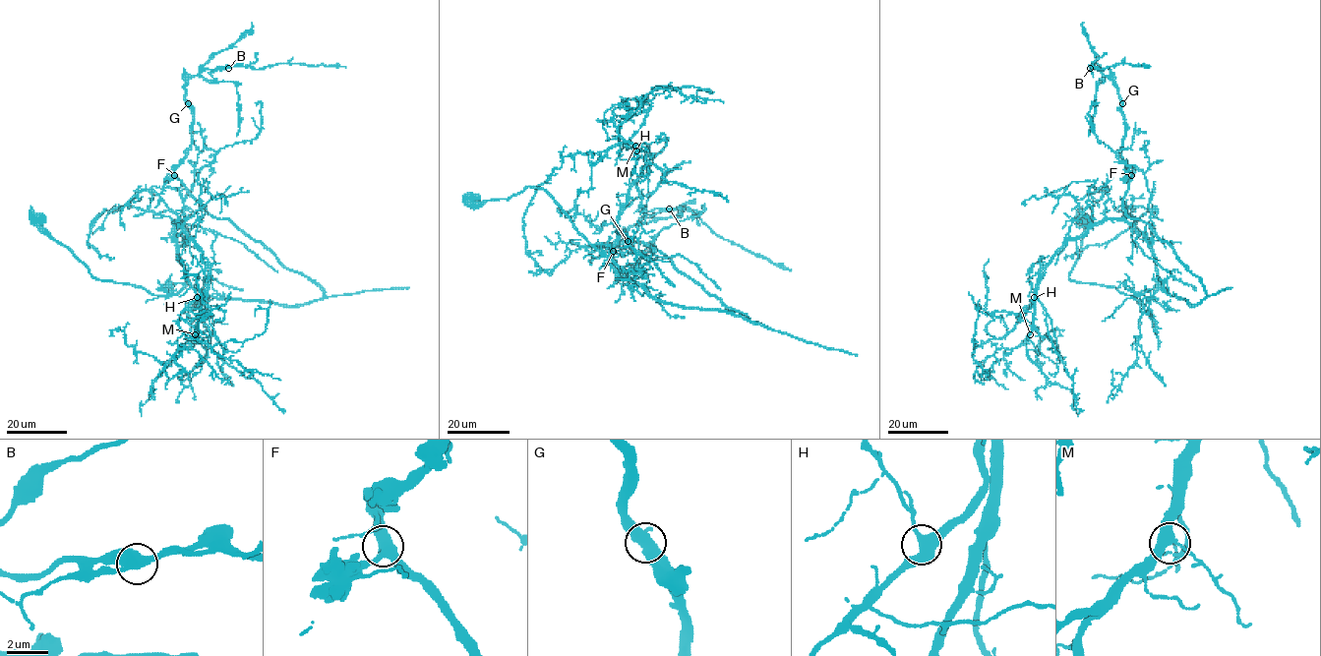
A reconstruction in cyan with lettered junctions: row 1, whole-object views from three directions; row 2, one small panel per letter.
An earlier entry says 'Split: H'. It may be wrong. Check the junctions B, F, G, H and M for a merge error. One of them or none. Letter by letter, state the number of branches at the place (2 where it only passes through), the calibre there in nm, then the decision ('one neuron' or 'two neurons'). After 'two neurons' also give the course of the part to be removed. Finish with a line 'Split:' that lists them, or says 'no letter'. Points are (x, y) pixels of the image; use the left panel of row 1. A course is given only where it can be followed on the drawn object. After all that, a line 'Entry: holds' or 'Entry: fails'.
B: 3 branches meet; 420 nm thick; one neuron
F: 3 branches meet; 380 nm thick; one neuron
G: 3 branches meet; 400 nm thick; one neuron
H: 3 branches meet; 440 nm thick; one neuron
M: 3 branches meet; 400 nm thick; one neuron
Split: no letter
Entry: fails

